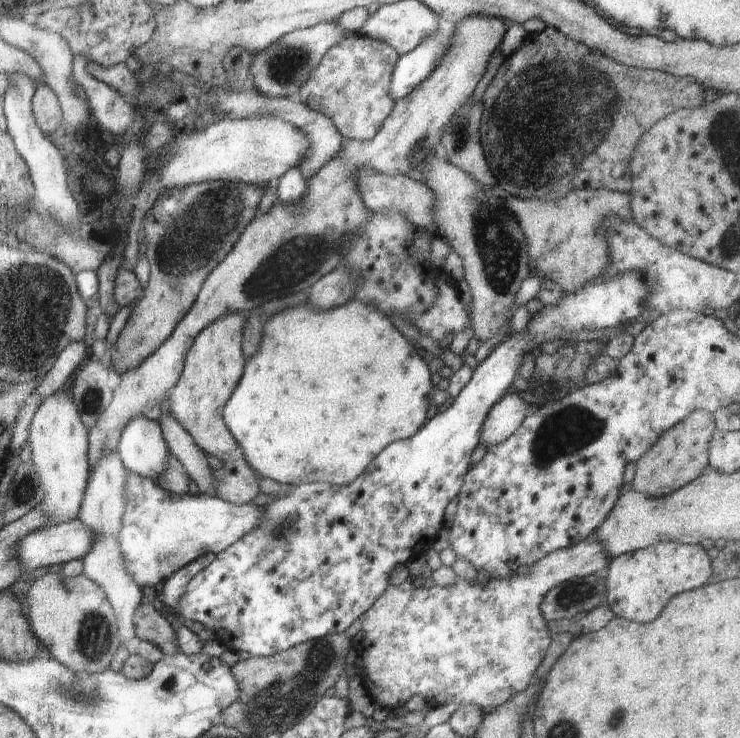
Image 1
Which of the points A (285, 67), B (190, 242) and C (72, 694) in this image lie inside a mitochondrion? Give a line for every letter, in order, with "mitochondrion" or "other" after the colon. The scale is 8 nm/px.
A: mitochondrion
B: mitochondrion
C: mitochondrion

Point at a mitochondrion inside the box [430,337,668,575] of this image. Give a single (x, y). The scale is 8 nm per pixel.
(566, 431)

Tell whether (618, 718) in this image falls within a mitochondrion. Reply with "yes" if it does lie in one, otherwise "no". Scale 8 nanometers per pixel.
yes

